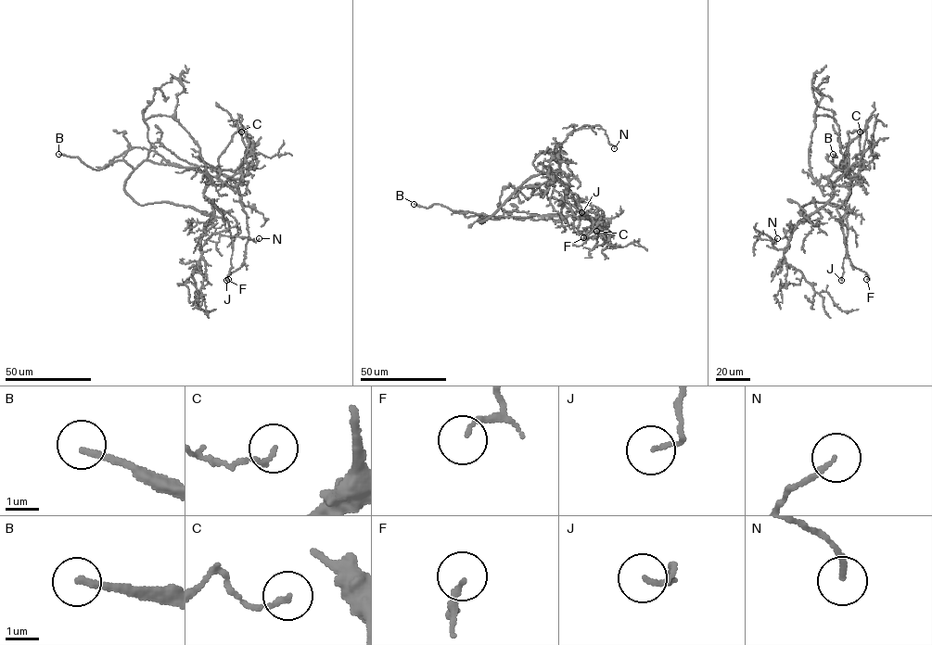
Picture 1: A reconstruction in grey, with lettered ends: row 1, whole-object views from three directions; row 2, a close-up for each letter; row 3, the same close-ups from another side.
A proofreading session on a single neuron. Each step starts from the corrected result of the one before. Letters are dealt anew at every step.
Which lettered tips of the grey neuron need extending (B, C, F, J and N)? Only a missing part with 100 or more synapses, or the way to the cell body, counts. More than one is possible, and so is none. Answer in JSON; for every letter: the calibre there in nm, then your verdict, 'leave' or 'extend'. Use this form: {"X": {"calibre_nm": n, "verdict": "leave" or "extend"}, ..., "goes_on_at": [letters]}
{"B": {"calibre_nm": 190, "verdict": "extend"}, "C": {"calibre_nm": 140, "verdict": "leave"}, "F": {"calibre_nm": 150, "verdict": "leave"}, "J": {"calibre_nm": 120, "verdict": "leave"}, "N": {"calibre_nm": 160, "verdict": "leave"}, "goes_on_at": ["B"]}

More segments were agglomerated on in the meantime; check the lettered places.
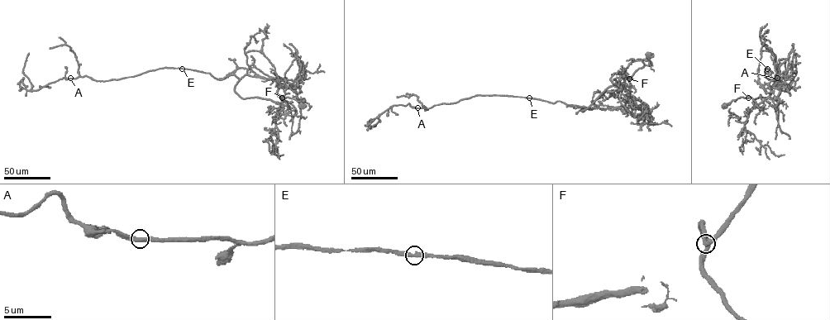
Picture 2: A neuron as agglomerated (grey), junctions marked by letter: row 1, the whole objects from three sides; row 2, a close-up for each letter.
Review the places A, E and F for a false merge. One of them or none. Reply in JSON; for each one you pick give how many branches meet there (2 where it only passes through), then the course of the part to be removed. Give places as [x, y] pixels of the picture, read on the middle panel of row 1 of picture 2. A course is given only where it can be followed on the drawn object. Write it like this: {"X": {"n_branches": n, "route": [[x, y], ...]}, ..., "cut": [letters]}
{"cut": []}

